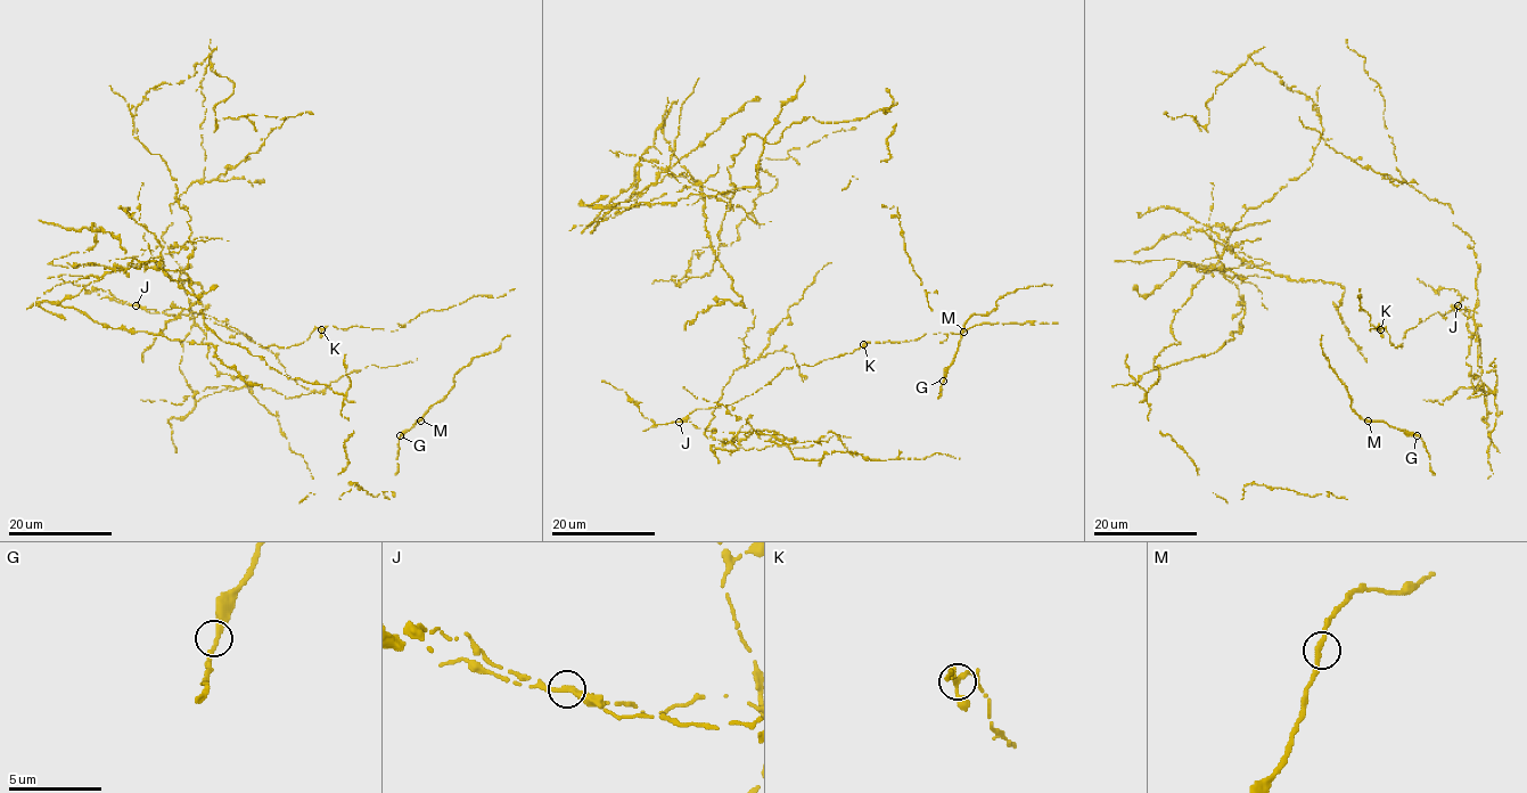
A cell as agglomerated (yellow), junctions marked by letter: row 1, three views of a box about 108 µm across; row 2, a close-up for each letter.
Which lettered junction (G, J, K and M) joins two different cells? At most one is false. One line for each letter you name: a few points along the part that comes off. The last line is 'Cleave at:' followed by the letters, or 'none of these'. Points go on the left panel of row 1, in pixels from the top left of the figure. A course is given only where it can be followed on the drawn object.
Cleave at: J

